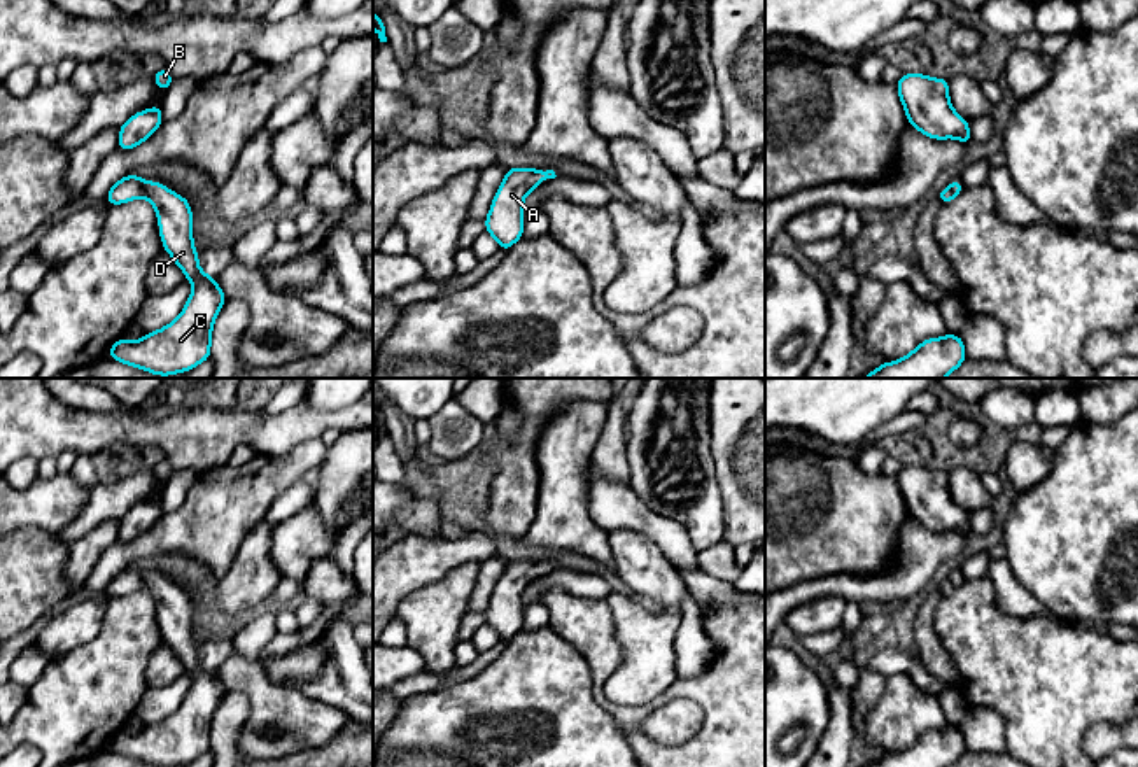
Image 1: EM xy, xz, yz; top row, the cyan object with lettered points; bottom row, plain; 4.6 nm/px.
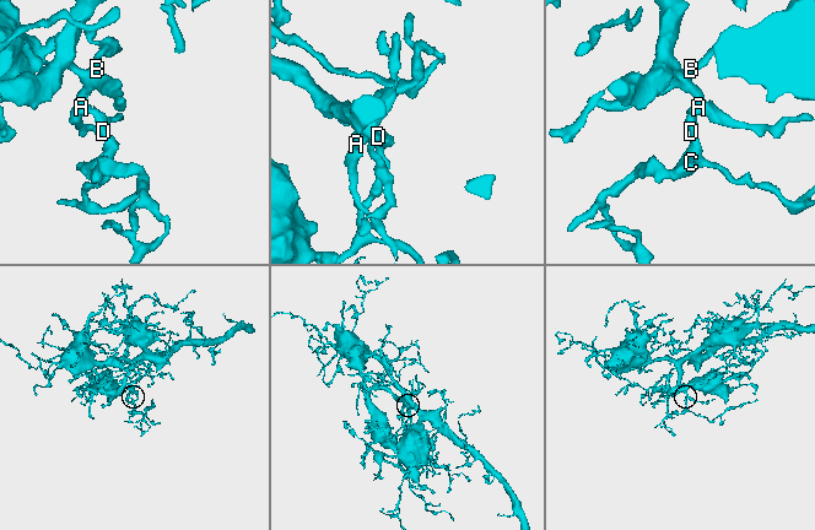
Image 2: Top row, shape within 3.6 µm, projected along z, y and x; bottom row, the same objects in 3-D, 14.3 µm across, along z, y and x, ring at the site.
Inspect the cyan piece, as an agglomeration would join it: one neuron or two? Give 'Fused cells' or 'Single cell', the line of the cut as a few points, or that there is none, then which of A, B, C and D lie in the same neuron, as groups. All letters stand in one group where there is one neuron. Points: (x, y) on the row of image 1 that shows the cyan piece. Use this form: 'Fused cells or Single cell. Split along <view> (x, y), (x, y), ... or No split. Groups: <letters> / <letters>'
Single cell. No split. Groups: A B C D

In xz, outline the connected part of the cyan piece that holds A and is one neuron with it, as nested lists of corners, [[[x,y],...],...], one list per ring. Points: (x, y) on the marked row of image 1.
[[[509,166],[499,186],[488,215],[485,217],[487,233],[492,235],[499,249],[509,250],[511,245],[523,236],[525,196],[544,179],[555,179],[553,170],[539,172],[534,168]]]

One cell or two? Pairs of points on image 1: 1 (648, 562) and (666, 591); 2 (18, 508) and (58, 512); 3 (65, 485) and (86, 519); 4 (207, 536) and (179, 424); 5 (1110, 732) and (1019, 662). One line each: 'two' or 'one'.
1: one
2: one
3: two
4: two
5: two

